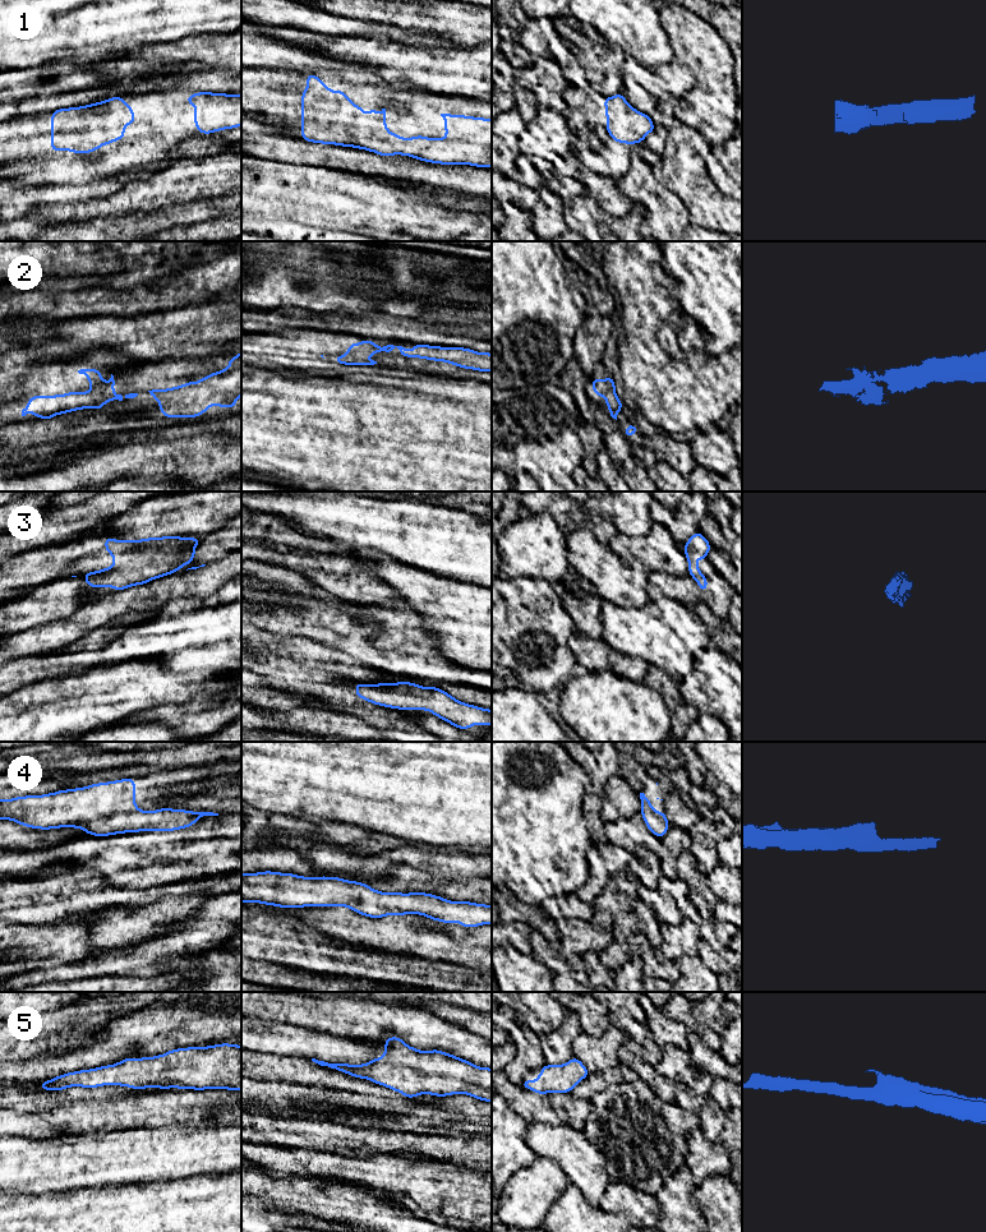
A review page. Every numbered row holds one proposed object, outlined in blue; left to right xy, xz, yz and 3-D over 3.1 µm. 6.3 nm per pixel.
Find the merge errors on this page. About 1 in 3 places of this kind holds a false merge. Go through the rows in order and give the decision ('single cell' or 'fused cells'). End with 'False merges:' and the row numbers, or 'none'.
1: single cell
2: single cell
3: single cell
4: single cell
5: single cell
False merges: none

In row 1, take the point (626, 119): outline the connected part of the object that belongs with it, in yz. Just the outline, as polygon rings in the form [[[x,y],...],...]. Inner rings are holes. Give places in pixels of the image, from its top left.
[[[622,93],[605,97],[605,128],[617,143],[642,143],[645,137],[655,130],[651,117],[633,109]]]

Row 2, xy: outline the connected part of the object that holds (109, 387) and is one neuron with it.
[[[80,369],[79,374],[86,374],[92,388],[87,392],[73,392],[54,396],[32,396],[28,398],[27,406],[22,410],[22,416],[29,411],[33,416],[50,420],[52,416],[78,411],[83,409],[98,411],[102,406],[112,400],[123,401],[121,394],[114,391],[114,375],[107,383],[103,382],[100,369]]]

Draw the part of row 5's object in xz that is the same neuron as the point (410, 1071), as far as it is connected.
[[[388,1037],[384,1055],[367,1063],[328,1063],[315,1058],[312,1061],[354,1078],[370,1080],[406,1098],[420,1094],[466,1094],[492,1103],[492,1069],[475,1066],[439,1049],[419,1051],[398,1037]]]

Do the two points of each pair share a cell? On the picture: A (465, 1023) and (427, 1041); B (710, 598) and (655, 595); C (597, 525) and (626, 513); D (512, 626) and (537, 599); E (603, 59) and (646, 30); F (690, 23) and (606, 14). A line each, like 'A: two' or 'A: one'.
A: two
B: one
C: two
D: one
E: two
F: two

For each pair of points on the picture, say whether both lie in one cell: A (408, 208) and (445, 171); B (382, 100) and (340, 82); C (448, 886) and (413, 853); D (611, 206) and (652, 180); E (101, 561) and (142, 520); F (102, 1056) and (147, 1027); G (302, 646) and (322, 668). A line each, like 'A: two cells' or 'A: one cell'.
A: two cells
B: one cell
C: two cells
D: two cells
E: two cells
F: two cells
G: one cell

